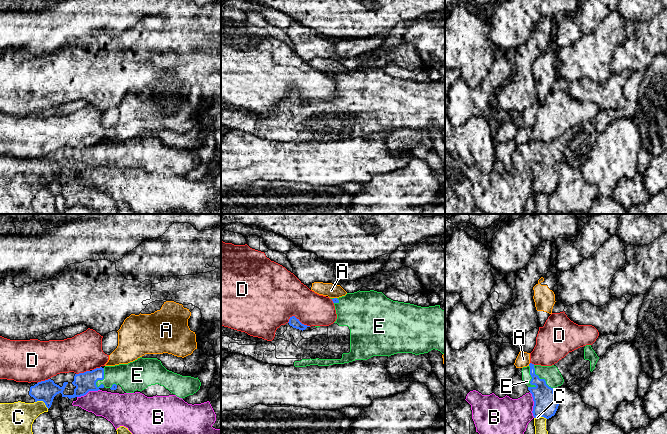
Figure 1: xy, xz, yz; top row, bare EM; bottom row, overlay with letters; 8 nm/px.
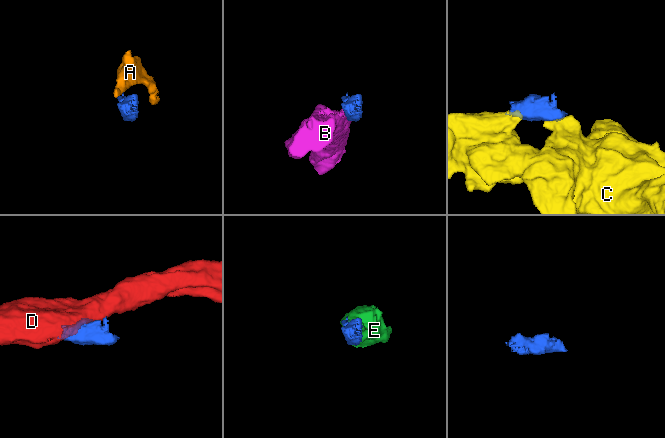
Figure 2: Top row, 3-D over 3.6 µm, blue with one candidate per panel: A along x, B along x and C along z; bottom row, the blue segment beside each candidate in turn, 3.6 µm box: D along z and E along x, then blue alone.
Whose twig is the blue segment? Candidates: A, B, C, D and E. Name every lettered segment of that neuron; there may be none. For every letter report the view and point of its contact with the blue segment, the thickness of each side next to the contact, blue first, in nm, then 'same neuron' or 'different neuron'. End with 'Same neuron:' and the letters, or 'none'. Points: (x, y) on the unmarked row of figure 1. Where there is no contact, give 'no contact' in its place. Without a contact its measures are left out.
A: meets blue in yz at (529, 140); 150 nm thick on the blue side, 110 nm on the other; different neuron
B: meets blue in yz at (534, 181); 200 nm thick on the blue side, 340 nm on the other; different neuron
C: meets blue in xy at (42, 176); 170 nm thick on the blue side, 260 nm on the other; different neuron
D: meets blue in xz at (298, 95); 80 nm thick on the blue side, 400 nm on the other; different neuron
E: meets blue in yz at (531, 152); 200 nm thick on the blue side, 80 nm on the other; same neuron
Same neuron: E

